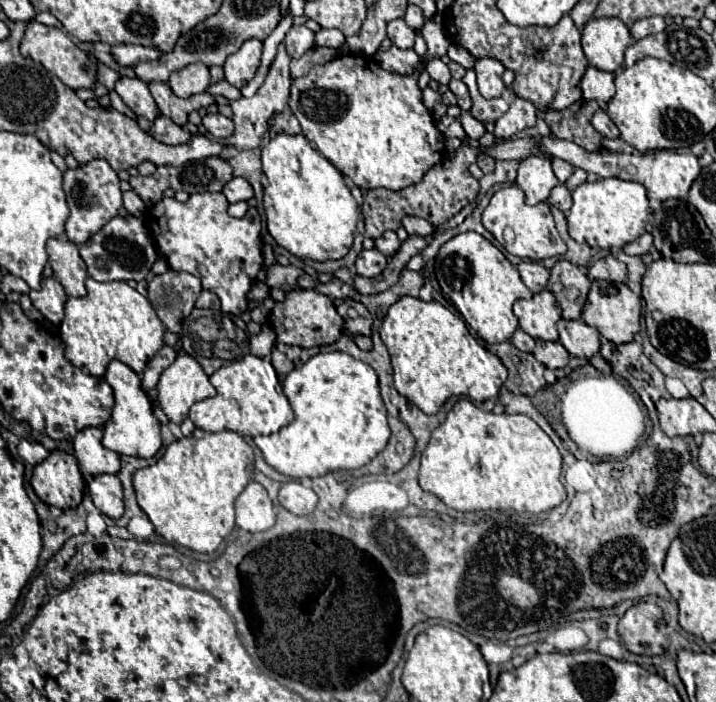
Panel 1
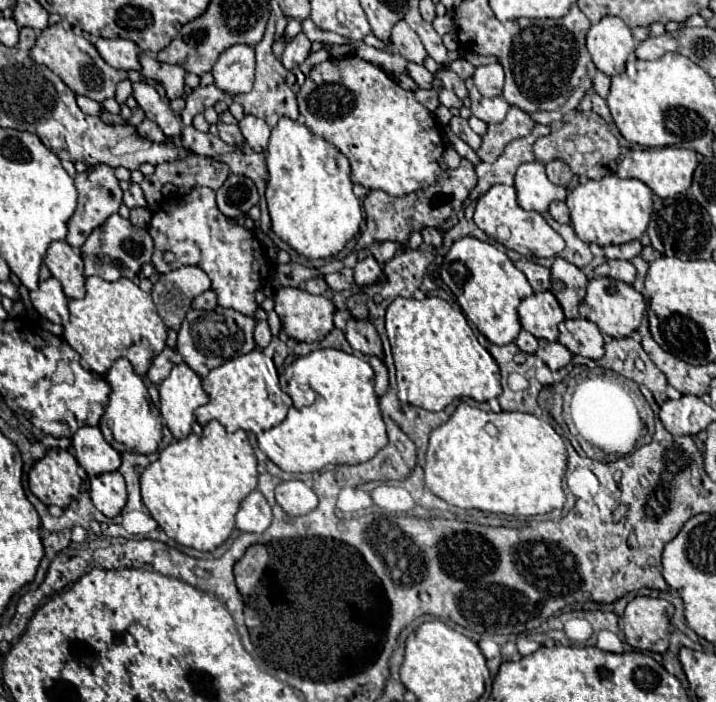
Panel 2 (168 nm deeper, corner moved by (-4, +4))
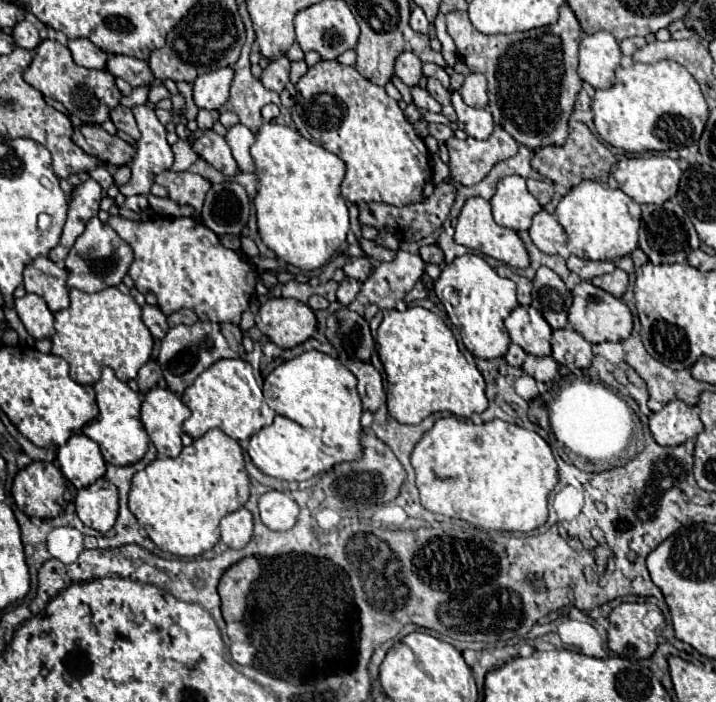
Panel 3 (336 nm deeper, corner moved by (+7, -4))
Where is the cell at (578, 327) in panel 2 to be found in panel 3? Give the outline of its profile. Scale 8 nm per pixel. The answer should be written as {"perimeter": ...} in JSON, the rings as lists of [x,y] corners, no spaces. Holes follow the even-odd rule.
{"perimeter":[[[556,329],[552,333],[550,343],[552,343],[552,357],[558,363],[562,363],[570,369],[590,367],[594,357],[592,345],[578,331],[574,331],[574,329]]]}

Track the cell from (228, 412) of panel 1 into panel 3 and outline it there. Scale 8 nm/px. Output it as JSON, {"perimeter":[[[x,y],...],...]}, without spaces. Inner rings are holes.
{"perimeter":[[[220,359],[210,369],[206,369],[182,395],[182,401],[190,407],[192,415],[184,421],[182,431],[192,439],[202,437],[208,429],[222,429],[228,437],[236,441],[246,441],[262,427],[272,425],[276,413],[266,405],[262,389],[254,375],[250,363],[244,359]]]}

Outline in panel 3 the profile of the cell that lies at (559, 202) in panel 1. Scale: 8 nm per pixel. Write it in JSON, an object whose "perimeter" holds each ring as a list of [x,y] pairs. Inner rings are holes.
{"perimeter":[[[540,211],[534,217],[530,227],[530,237],[536,243],[536,247],[542,249],[544,253],[556,253],[558,245],[564,245],[568,239],[562,225],[548,211]]]}

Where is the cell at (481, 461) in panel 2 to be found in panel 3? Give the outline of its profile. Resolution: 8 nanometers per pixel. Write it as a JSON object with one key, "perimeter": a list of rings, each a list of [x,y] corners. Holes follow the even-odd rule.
{"perimeter":[[[442,417],[434,423],[434,427],[416,443],[414,451],[412,451],[412,467],[416,471],[416,487],[420,491],[420,503],[432,511],[432,513],[440,513],[440,515],[446,515],[446,517],[454,517],[454,519],[464,519],[468,523],[472,523],[474,527],[482,527],[482,529],[498,529],[498,531],[532,531],[540,525],[546,523],[548,519],[548,493],[556,487],[558,483],[558,467],[556,467],[556,459],[550,451],[550,445],[534,431],[528,431],[528,429],[522,429],[514,423],[506,423],[506,421],[500,421],[500,419],[494,419],[494,421],[488,421],[488,423],[482,423],[482,425],[474,425],[470,419],[458,419],[458,417]]]}

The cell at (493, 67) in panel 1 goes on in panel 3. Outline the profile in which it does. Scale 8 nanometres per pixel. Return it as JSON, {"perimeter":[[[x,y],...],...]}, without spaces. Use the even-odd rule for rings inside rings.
{"perimeter":[[[470,73],[460,89],[460,95],[464,103],[470,107],[486,107],[488,105],[486,77],[482,73]]]}

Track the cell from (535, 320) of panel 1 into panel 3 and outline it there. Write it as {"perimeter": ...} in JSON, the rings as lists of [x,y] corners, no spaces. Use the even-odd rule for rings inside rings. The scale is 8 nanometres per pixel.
{"perimeter":[[[518,305],[506,319],[504,325],[512,343],[518,343],[526,353],[550,355],[550,325],[542,313],[534,307]]]}

